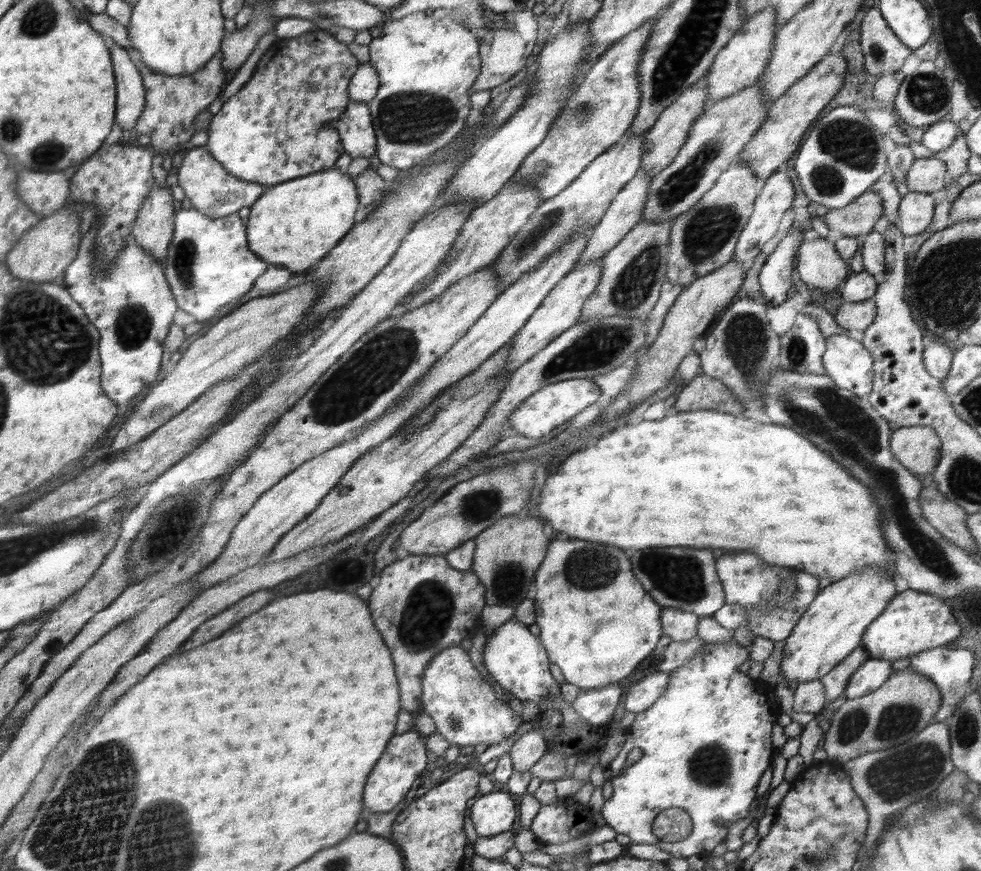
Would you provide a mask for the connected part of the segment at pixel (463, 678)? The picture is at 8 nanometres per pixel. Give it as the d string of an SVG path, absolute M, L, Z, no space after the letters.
M460 644L444 649L430 662L430 666L424 672L422 699L423 711L434 720L436 732L440 733L448 742L460 747L482 743L489 747L498 744L502 740L510 738L522 724L522 718L514 716L512 710L496 698L492 688L484 682L484 678L478 674L474 664L470 662L468 652L464 648L460 648Z

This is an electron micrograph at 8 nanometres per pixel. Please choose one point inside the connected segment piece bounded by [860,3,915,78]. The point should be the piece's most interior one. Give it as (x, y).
(884, 52)

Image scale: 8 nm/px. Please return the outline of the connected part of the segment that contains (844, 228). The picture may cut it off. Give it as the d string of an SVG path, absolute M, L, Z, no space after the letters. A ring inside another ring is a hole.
M870 190L844 208L830 208L822 217L828 226L828 238L862 237L871 234L874 224L883 216L883 200L878 193Z

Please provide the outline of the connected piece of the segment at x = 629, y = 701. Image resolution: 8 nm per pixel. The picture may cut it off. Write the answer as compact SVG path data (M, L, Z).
M654 671L628 688L624 706L628 712L642 712L668 688L669 674Z

